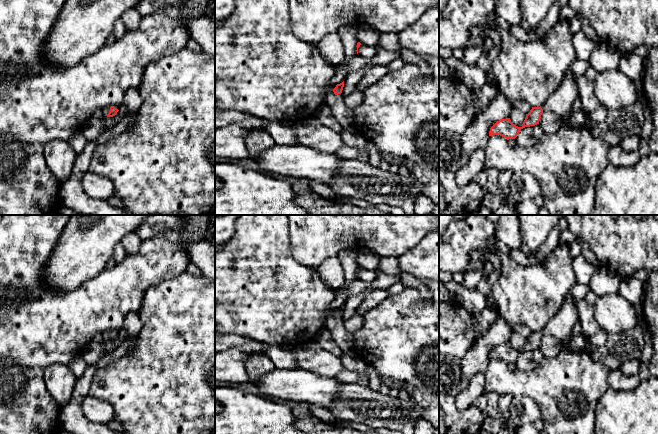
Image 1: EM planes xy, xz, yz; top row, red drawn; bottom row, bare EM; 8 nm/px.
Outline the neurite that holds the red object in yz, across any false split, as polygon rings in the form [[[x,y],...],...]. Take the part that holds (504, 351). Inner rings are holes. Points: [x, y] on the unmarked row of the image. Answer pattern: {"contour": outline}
{"contour": [[[566,297],[557,314],[540,331],[532,331],[526,338],[525,345],[521,351],[514,349],[510,342],[497,345],[489,355],[489,360],[500,359],[507,364],[515,363],[520,354],[525,351],[539,348],[541,339],[544,335],[550,335],[564,341],[571,337],[574,327],[578,323],[578,306],[571,298]]]}

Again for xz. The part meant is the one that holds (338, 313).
{"contour": [[[344,305],[328,316],[325,329],[330,333],[332,341],[342,350],[343,353],[351,353],[354,346],[353,334],[344,328],[342,314]]]}

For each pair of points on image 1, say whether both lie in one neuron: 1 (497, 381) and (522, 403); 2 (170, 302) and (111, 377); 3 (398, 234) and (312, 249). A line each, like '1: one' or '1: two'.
1: two
2: one
3: one

